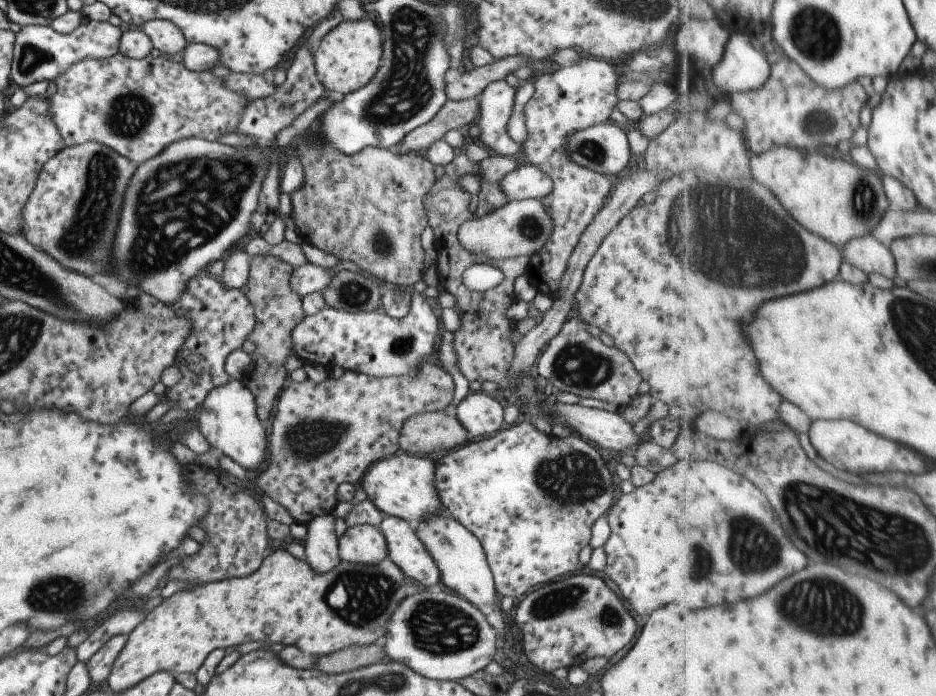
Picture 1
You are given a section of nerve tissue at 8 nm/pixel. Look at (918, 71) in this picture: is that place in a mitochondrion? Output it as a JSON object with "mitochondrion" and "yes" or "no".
{"mitochondrion":"no"}

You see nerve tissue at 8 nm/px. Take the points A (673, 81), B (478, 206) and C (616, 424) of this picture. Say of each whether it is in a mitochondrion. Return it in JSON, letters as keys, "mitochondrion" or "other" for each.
{"A":"other","B":"mitochondrion","C":"other"}

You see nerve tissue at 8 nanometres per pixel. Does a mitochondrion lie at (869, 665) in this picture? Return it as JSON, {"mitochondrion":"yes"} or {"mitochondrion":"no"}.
{"mitochondrion":"no"}

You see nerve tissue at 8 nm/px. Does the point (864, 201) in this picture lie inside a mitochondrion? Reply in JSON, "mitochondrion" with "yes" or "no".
{"mitochondrion":"yes"}

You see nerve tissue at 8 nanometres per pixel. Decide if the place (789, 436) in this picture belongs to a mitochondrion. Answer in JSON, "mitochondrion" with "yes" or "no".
{"mitochondrion":"no"}

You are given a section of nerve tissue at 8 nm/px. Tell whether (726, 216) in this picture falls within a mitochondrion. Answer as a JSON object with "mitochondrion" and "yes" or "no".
{"mitochondrion":"yes"}

